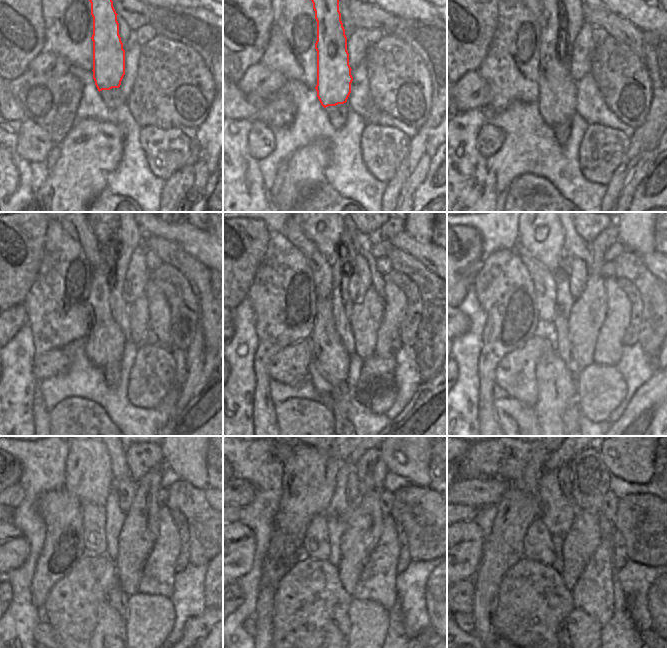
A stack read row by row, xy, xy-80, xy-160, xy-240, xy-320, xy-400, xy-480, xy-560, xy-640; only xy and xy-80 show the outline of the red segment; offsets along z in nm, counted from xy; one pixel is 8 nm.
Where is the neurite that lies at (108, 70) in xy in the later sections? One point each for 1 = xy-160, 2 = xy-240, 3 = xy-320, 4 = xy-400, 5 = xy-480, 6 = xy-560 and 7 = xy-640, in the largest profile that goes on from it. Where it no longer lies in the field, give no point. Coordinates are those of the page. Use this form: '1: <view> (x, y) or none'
1: xy-160 (557, 90)
2: xy-240 (105, 342)
3: xy-320 (329, 365)
4: xy-400 (556, 387)
5: xy-480 (108, 639)
6: xy-560 (335, 639)
7: none

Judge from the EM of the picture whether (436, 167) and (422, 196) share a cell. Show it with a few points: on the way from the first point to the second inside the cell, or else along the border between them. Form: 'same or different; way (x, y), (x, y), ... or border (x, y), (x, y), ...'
same; way (433, 174), (429, 189)

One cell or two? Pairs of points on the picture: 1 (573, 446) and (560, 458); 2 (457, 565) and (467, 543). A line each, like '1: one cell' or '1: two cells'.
1: one cell
2: one cell

